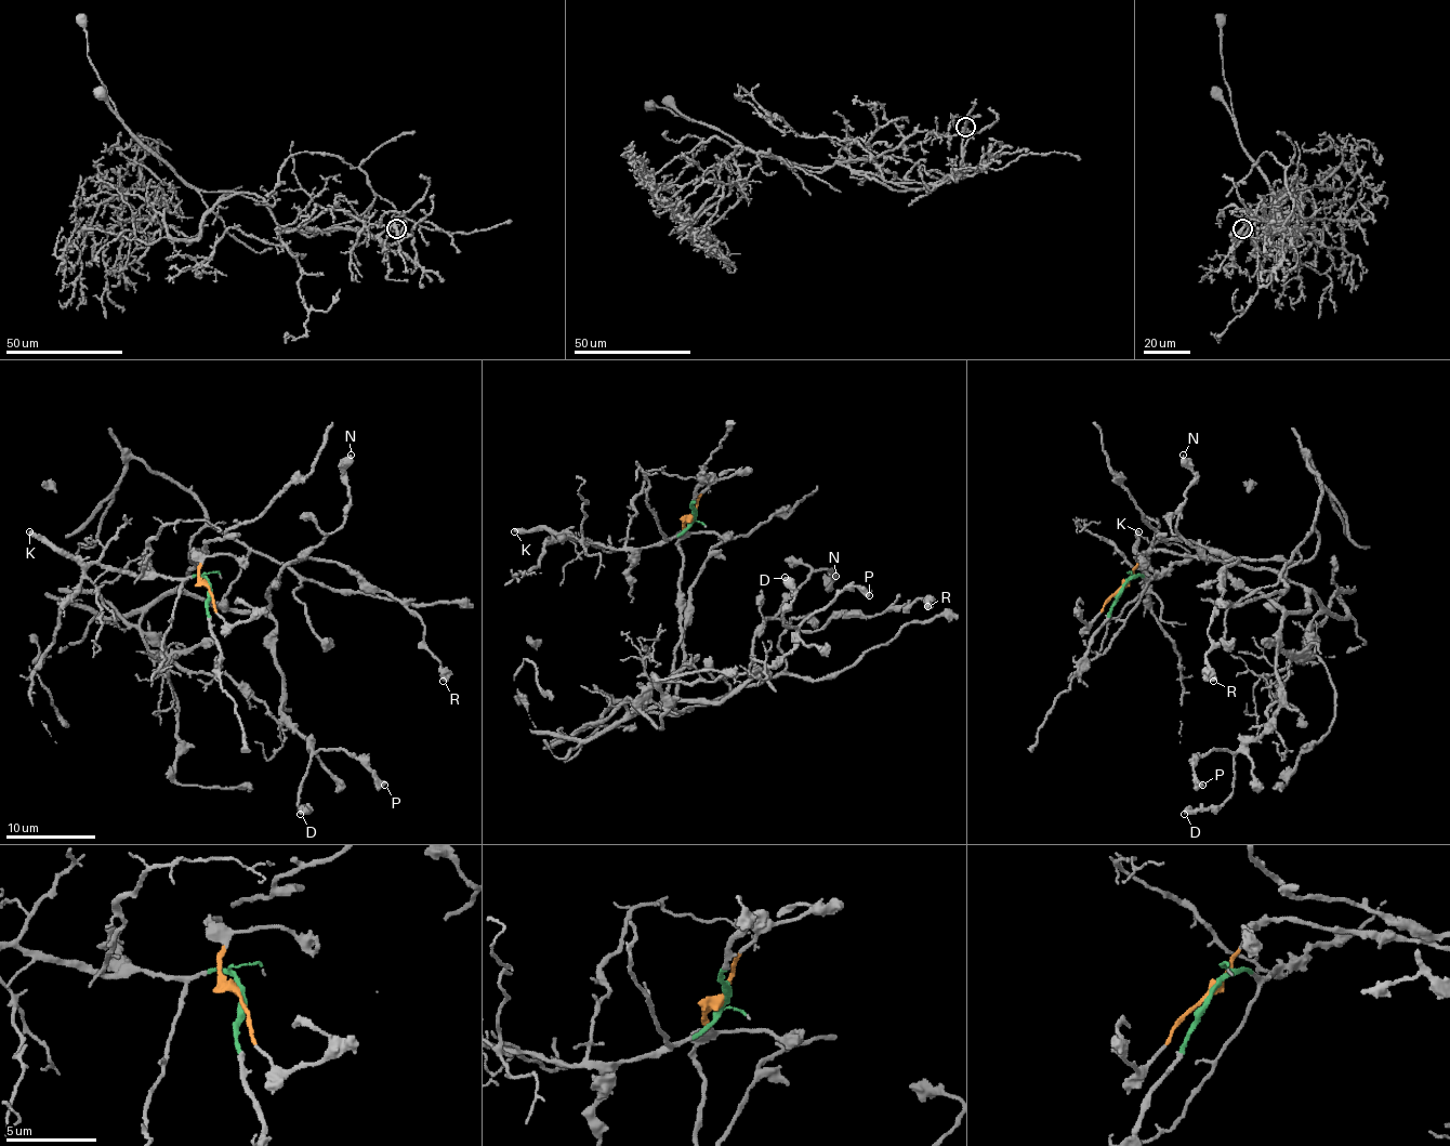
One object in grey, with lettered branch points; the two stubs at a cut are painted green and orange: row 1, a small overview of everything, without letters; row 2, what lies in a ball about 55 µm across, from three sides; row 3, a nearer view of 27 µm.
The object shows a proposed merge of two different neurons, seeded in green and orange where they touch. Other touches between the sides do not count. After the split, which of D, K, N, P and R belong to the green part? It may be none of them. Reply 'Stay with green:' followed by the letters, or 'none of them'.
Stay with green: K

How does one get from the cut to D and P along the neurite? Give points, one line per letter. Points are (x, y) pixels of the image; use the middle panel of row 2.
D: (694, 515), (681, 544), (671, 699), (723, 702), (795, 643), (795, 628), (785, 623), (793, 589), (785, 578)
P: (694, 515), (681, 544), (671, 699), (723, 702), (793, 648), (800, 626), (845, 589), (860, 587), (870, 596)

